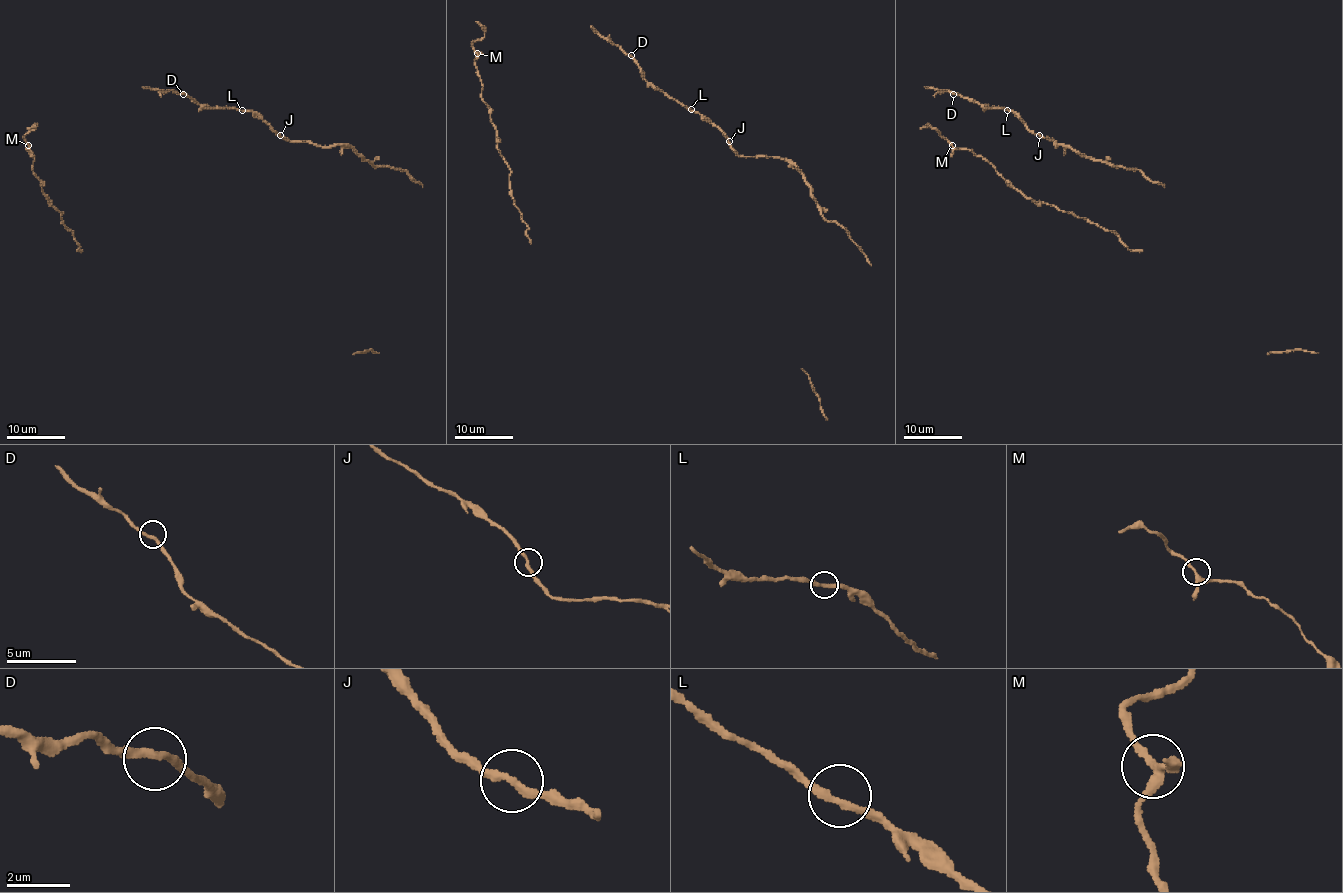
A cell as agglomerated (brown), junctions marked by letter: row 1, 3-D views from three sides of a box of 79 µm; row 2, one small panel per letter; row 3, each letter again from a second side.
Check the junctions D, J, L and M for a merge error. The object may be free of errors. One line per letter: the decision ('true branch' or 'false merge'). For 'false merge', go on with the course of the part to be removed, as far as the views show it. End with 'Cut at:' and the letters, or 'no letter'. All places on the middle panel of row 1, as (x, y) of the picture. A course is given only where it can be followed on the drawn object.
D: true branch
J: false merge
L: true branch
M: true branch
Cut at: J

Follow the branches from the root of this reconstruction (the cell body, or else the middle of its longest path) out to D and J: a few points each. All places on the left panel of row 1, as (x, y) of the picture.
D: (241, 110), (201, 107), (183, 94)
J: (241, 110), (257, 113), (280, 135)

